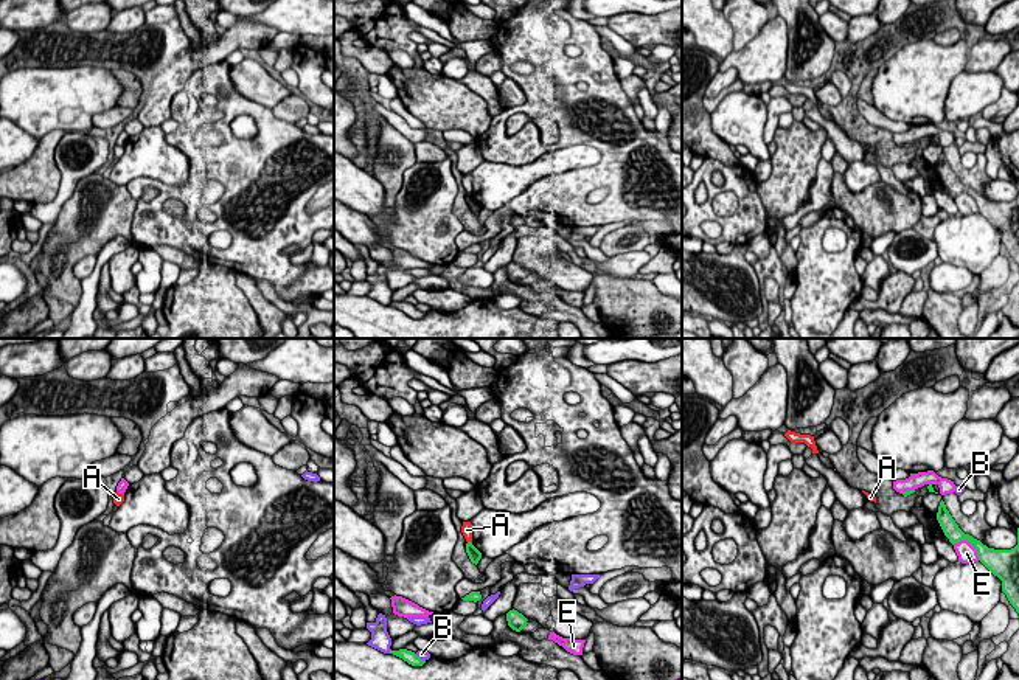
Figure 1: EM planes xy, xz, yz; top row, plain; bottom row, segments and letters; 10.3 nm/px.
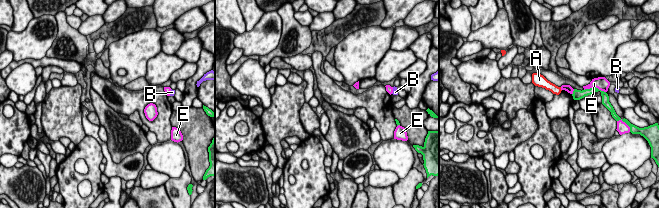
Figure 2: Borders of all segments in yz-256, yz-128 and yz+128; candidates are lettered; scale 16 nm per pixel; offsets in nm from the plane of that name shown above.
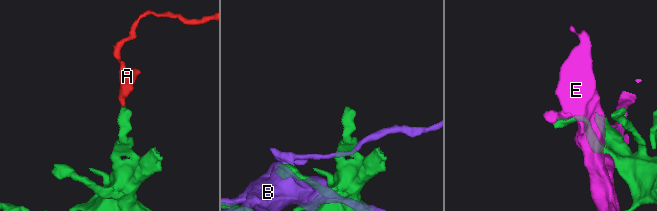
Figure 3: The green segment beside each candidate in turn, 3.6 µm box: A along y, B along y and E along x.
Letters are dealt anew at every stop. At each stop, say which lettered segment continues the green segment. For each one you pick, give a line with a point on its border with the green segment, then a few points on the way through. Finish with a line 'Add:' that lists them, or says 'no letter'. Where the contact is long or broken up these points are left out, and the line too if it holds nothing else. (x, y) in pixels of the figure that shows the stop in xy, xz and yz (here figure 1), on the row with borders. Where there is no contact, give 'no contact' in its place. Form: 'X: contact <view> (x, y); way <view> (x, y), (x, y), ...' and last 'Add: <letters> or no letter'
Add: no letter

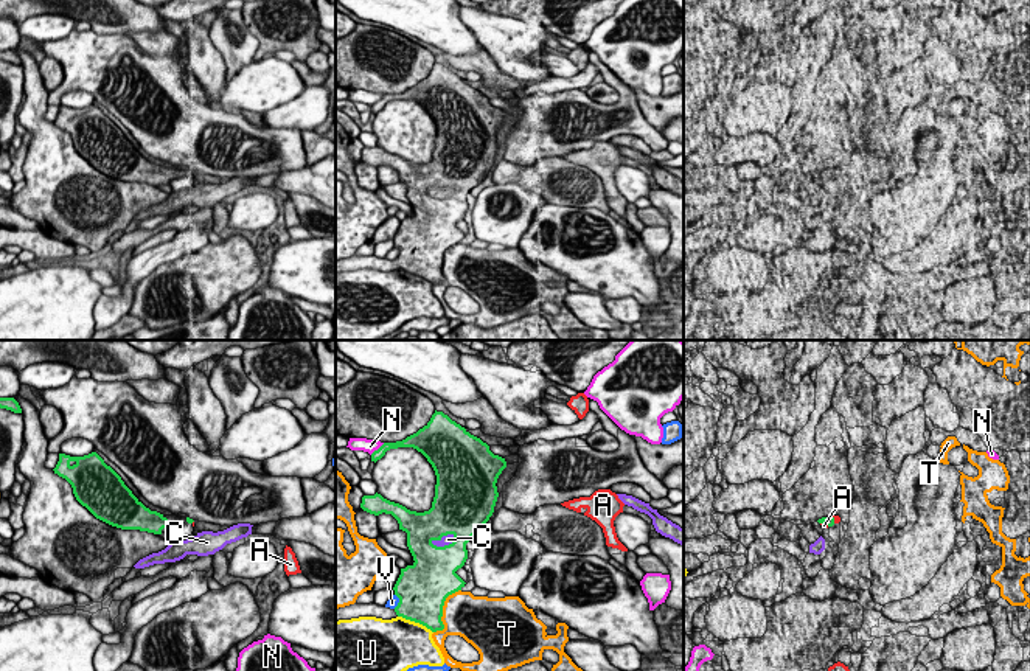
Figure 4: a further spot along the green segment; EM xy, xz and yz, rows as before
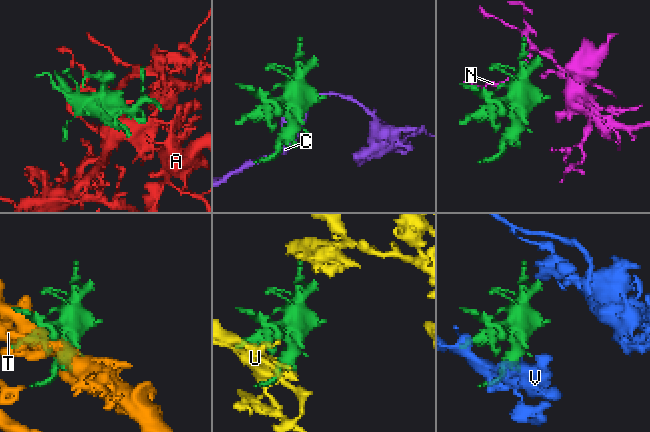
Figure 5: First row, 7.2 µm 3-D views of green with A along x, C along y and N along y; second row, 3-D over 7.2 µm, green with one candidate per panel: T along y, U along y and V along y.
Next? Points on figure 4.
A: contact yz (825, 521)
Add: A

